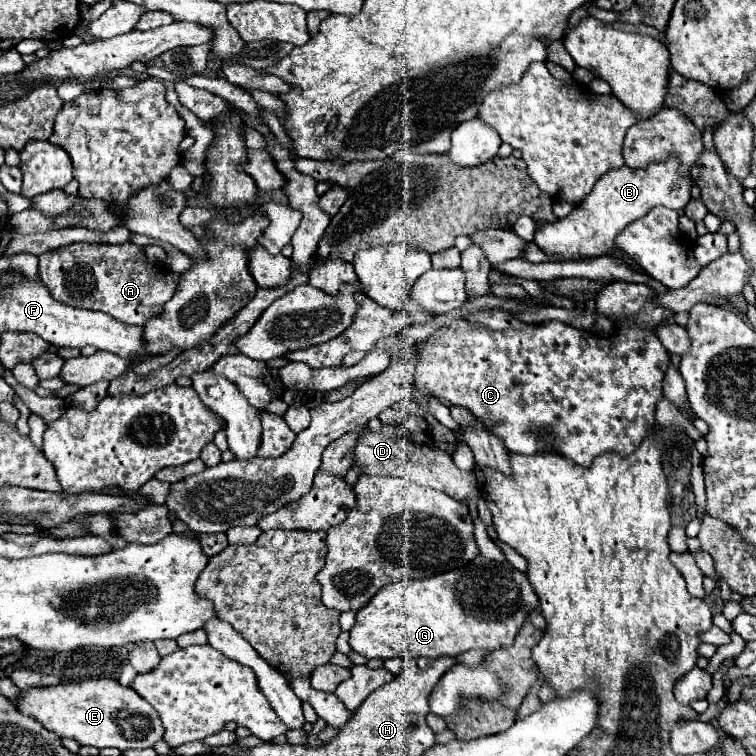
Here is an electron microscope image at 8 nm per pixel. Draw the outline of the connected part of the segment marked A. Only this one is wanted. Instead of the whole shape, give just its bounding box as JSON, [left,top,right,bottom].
[39,243,175,325]

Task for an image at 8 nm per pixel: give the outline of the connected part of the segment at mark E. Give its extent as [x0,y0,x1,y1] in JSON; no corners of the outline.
[13,679,163,751]

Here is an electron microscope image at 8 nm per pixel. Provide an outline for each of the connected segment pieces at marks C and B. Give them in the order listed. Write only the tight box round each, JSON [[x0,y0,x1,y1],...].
[[373,281,673,465],[535,155,693,259]]

